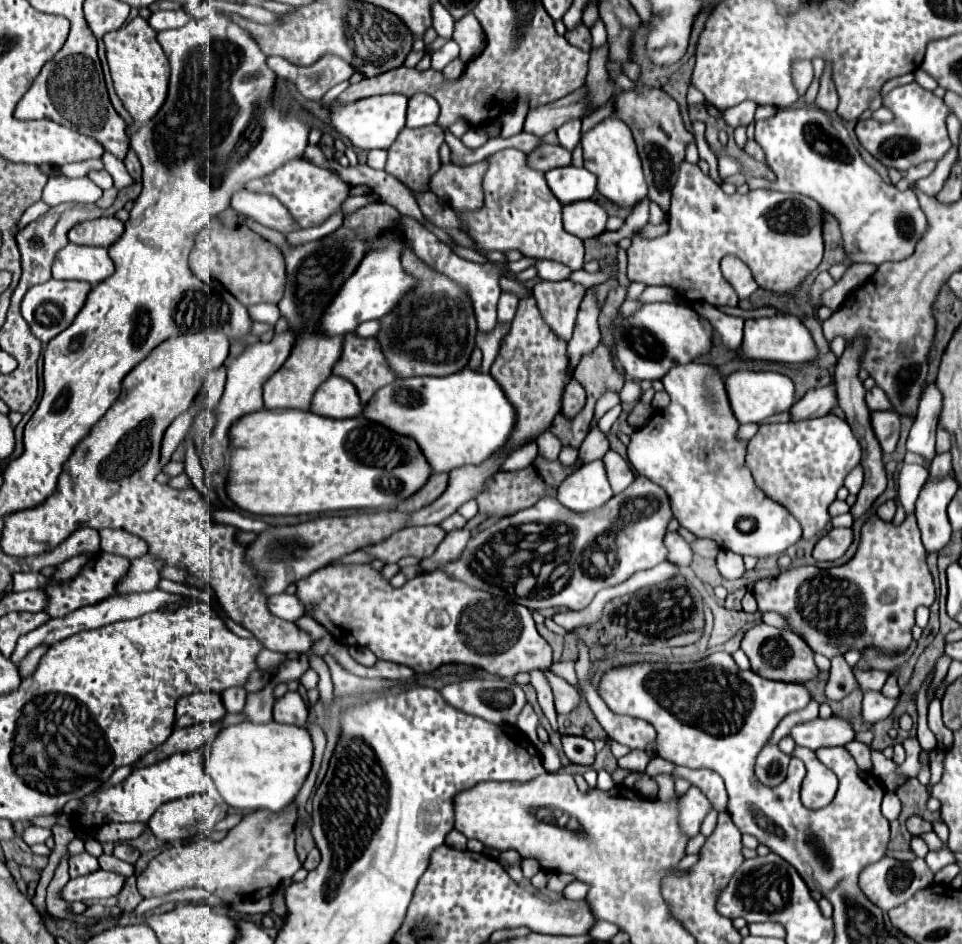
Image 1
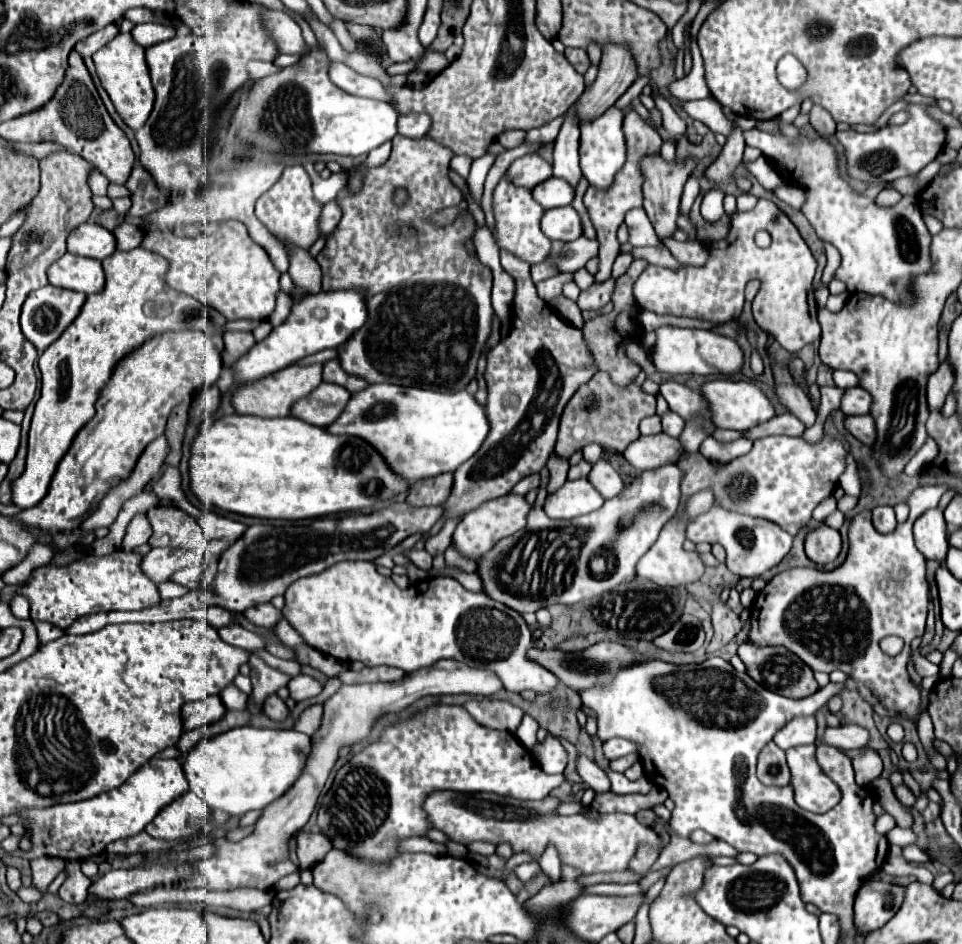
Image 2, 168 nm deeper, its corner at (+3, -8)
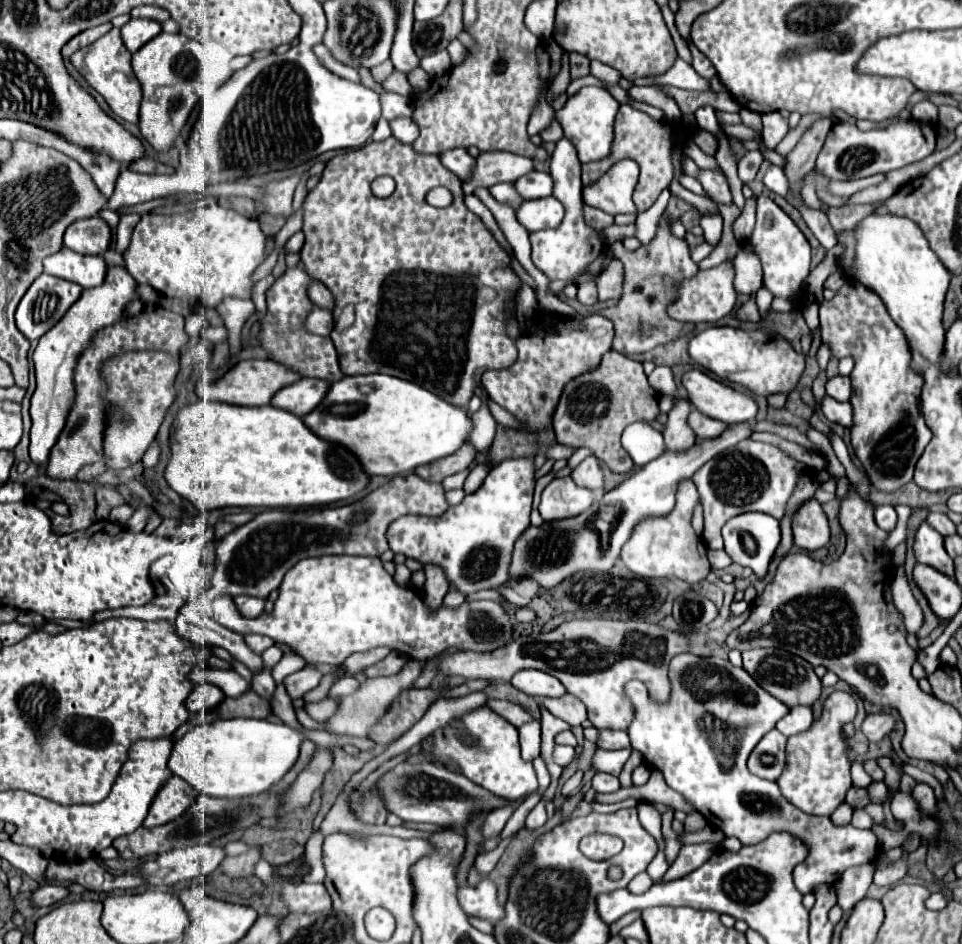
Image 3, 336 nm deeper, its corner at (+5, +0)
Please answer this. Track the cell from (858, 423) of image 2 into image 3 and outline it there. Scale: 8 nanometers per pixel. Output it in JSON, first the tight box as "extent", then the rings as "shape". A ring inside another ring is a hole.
{"extent":[821,396,853,428],"shape":[[[825,396],[821,408],[823,408],[823,414],[827,416],[829,422],[841,424],[845,428],[853,426],[853,406],[849,402],[837,402],[831,396]]]}

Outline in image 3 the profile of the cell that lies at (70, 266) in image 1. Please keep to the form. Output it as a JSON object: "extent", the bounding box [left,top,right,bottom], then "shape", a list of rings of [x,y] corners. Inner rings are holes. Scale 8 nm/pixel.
{"extent":[45,248,107,288],"shape":[[[61,248],[53,256],[45,258],[45,272],[69,282],[77,282],[83,288],[101,286],[107,264],[103,256],[83,256],[69,248]]]}

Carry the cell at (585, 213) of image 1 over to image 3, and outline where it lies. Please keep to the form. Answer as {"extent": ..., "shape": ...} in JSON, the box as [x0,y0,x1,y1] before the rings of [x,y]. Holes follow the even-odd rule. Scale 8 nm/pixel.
{"extent":[517,196,565,230],"shape":[[[549,196],[549,198],[539,198],[539,200],[525,200],[517,212],[517,220],[529,230],[545,230],[545,228],[555,228],[561,224],[565,216],[563,204]]]}

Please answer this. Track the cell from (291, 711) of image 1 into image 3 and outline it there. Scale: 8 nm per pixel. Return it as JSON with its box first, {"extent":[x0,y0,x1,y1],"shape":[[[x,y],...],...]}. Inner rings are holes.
{"extent":[253,668,275,700],"shape":[[[265,668],[257,674],[253,674],[253,692],[259,694],[261,698],[265,700],[271,700],[273,698],[273,692],[275,692],[275,680],[271,678],[271,672]]]}

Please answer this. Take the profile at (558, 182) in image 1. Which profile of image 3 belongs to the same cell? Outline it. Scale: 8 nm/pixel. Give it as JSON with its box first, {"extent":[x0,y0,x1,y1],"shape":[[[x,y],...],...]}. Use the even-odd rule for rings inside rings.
{"extent":[515,170,553,200],"shape":[[[533,170],[529,174],[525,174],[523,178],[519,178],[515,182],[517,192],[525,198],[525,200],[535,200],[535,198],[547,198],[553,194],[553,178],[547,172],[539,172]]]}

